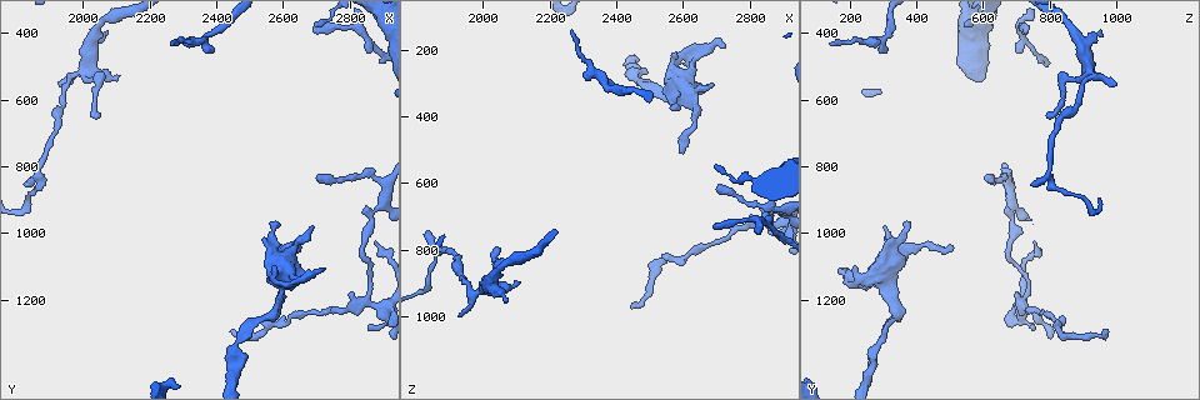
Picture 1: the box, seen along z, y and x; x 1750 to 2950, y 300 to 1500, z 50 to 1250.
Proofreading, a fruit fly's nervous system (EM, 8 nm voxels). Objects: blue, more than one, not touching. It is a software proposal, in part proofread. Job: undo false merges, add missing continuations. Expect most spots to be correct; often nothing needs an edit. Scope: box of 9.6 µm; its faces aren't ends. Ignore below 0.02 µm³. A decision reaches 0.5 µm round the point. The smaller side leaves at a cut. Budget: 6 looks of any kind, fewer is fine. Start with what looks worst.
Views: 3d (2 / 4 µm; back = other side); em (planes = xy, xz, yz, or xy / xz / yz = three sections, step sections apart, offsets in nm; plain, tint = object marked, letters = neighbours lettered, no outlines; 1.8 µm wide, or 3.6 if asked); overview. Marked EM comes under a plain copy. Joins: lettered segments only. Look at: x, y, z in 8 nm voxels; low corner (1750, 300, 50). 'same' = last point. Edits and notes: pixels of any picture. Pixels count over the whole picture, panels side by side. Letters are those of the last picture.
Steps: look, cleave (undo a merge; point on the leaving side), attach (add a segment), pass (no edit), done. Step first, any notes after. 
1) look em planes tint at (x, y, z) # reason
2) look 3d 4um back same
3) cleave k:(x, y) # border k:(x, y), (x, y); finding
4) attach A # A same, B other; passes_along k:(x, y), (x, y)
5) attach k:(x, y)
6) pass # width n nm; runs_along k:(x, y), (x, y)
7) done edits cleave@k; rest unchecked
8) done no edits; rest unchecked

look em planes letters at (2080, 390, 950)

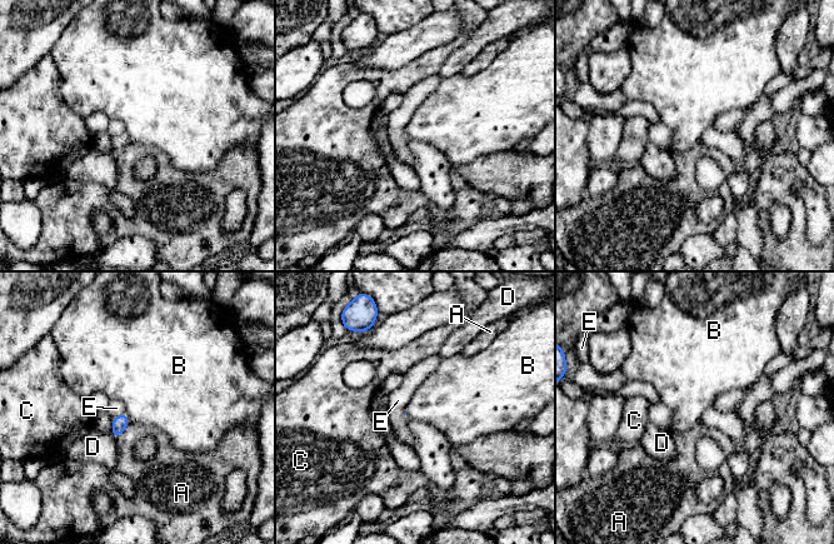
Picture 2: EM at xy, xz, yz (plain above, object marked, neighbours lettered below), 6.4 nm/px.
pass # A other, B other, C other, D other, E other; none of them fits

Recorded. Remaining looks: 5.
look em yz step 8 letters at (2610, 1150, 190) # branch stops here

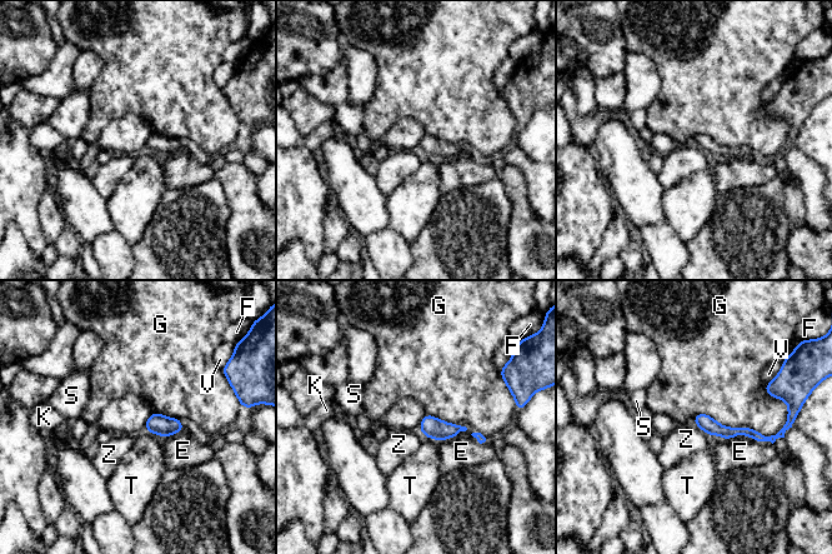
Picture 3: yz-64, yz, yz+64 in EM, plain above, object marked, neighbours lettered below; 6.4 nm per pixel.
pass # E other, F other, G other, K other, S other, T other, V other, Z other; no lettered segment goes on from it

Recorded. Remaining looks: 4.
look em planes letters at (1920, 550, 1000) # an open end

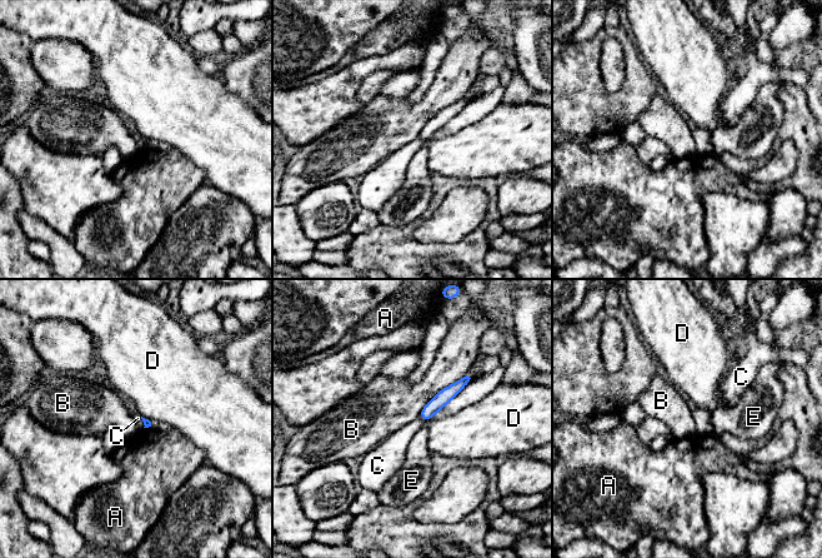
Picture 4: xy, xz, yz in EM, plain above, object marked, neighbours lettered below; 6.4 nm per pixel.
pass # longest_contact B 420 nm; A other, B other, C other, D other, E other; none of them fits

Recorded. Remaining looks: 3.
done no edits; rest unchecked

